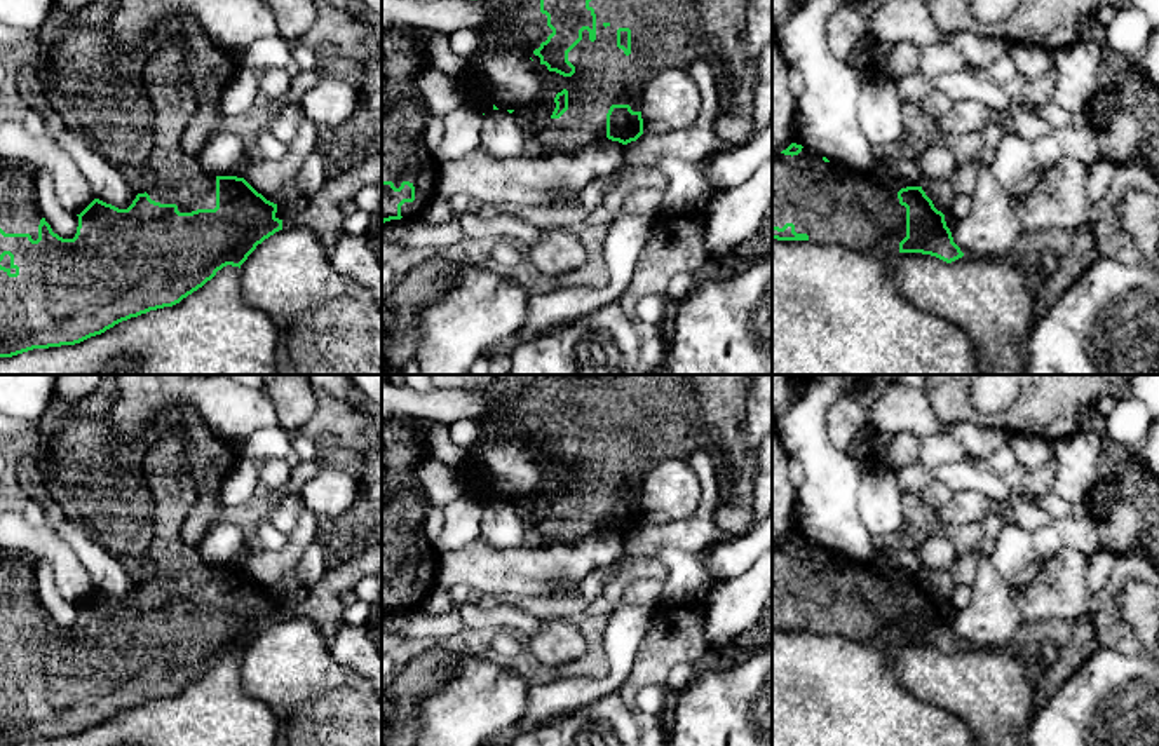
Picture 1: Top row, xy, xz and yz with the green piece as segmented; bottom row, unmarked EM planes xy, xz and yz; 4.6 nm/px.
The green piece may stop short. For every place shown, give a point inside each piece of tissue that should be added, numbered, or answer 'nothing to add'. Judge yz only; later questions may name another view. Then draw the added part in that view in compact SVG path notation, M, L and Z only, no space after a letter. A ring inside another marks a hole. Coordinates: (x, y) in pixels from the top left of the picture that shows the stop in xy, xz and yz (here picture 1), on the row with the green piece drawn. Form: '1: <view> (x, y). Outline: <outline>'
1: yz (833, 204). Outline: M802 148L798 155L772 155L772 227L795 225L809 242L838 244L851 251L887 256L899 253L906 237L906 207L898 192L882 188L871 173L824 162L823 155Z

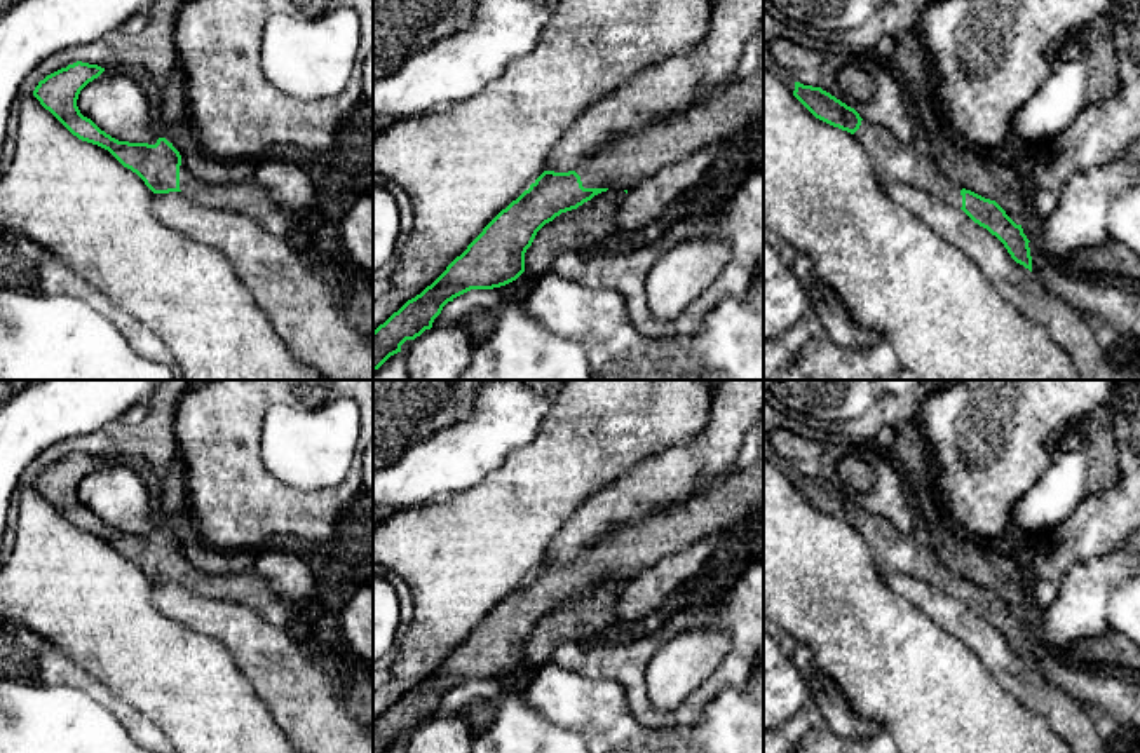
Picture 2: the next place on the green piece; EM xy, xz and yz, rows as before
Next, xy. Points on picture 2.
1: xy (248, 197). Outline: M185 164L180 166L180 190L200 206L228 209L263 220L281 211L274 197L253 180L234 185L213 185L199 180Z

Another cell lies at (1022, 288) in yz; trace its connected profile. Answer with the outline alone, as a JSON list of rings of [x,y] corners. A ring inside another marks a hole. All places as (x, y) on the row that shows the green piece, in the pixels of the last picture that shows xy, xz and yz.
[[[887,181],[886,193],[941,239],[962,249],[1021,315],[1048,331],[1072,359],[1082,380],[1140,380],[1140,371],[1117,371],[1114,354],[1098,345],[1088,321],[1051,295],[1034,272],[1016,263],[1004,244],[962,209],[901,181]]]

